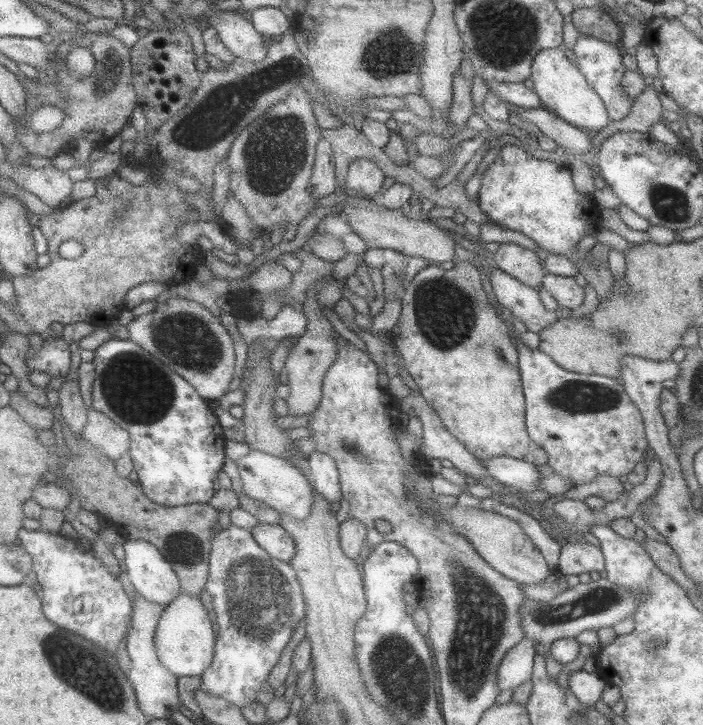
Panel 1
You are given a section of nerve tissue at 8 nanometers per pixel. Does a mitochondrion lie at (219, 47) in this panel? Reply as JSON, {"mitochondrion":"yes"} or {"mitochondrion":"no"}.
{"mitochondrion":"no"}

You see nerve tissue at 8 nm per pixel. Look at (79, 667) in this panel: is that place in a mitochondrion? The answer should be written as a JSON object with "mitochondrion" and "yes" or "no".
{"mitochondrion":"yes"}

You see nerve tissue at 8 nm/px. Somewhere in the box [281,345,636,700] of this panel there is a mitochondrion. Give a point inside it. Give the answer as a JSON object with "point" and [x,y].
{"point":[576,396]}

